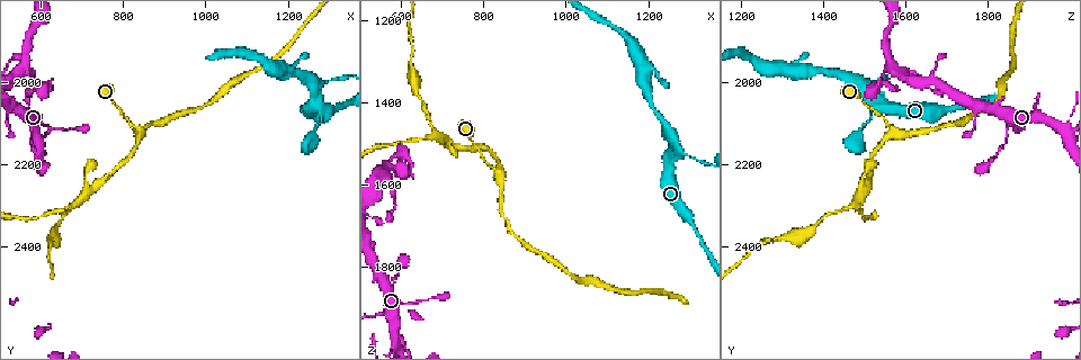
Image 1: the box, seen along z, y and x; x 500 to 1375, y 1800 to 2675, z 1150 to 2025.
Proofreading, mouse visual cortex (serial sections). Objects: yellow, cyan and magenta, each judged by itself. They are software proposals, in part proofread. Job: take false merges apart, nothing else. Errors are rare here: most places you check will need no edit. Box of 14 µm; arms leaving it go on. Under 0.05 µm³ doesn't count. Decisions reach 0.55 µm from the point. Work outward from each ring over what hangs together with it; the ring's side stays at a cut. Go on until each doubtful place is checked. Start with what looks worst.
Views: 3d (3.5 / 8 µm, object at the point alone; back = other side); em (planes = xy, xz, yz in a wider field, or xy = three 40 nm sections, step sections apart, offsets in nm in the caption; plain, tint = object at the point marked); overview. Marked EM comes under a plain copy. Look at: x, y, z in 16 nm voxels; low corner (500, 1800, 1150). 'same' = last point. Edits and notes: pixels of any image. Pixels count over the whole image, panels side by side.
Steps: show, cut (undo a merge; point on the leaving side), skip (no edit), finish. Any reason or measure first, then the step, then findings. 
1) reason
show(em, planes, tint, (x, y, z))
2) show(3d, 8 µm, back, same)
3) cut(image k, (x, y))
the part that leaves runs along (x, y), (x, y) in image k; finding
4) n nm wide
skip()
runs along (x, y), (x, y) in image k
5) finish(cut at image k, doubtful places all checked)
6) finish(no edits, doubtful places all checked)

looks like a crossing
show(3d, 8 µm, (560, 1955, 1565))

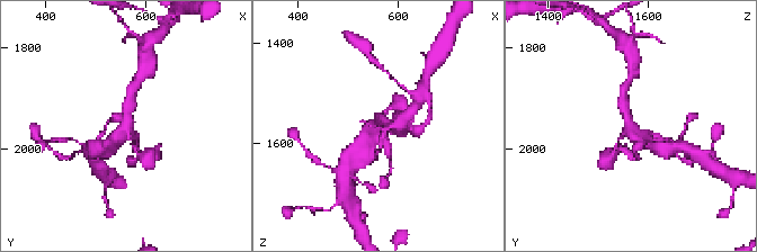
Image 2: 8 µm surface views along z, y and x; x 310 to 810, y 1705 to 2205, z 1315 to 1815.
show(em, xy, step 2, tint, (560, 1960, 1565))

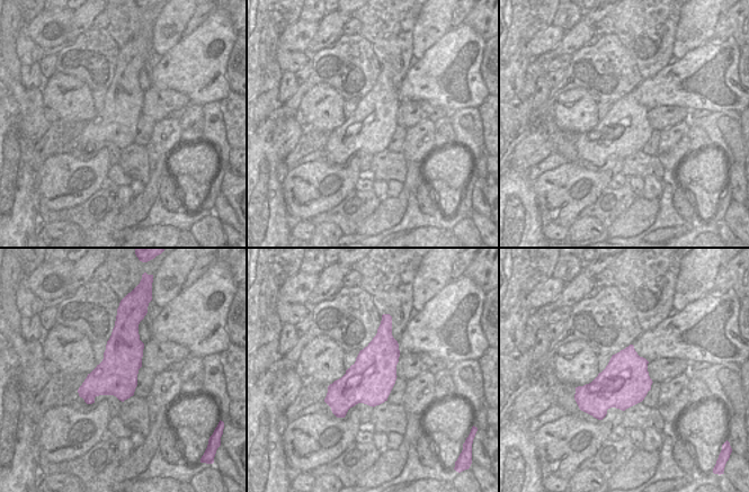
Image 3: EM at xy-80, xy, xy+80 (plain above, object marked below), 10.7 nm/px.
500 nm wide
skip()
runs along (651, 145), (630, 127), (624, 97) in image 2; all the same cell

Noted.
sudden change in width
show(3d, 3.5 µm, back, (840, 2115, 1565))

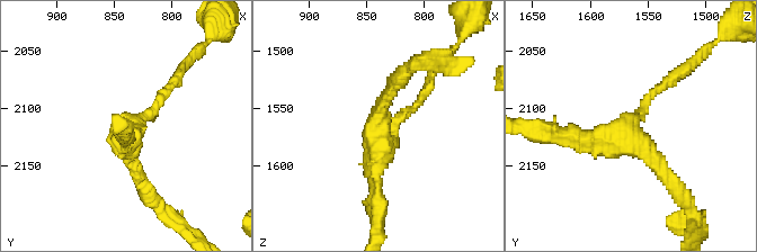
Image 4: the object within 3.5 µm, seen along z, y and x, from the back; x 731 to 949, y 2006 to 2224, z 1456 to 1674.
3 arms; arms of 100, 200, 200 nm
show(em, xy, step 3, tint, (840, 2116, 1572))

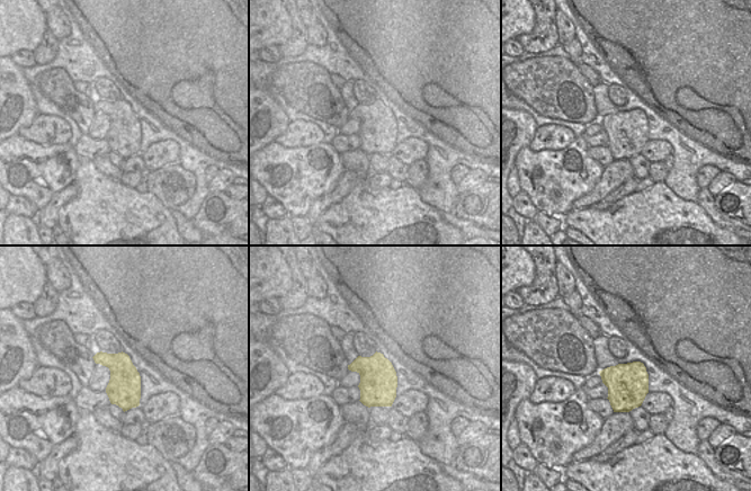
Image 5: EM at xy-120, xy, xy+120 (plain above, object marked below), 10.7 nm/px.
skip()
runs along (174, 82), (125, 127), (142, 182) in image 4; continuous, no second cell

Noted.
arms part here
show(3d, 3.5 µm, back, (685, 2295, 1480))

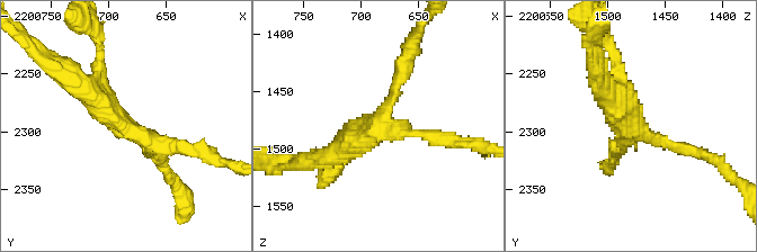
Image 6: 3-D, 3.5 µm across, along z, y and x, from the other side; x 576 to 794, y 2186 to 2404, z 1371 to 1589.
3 arms; arms of 150, 200, 350 nm
show(em, xy, step 3, tint, (680, 2300, 1474))

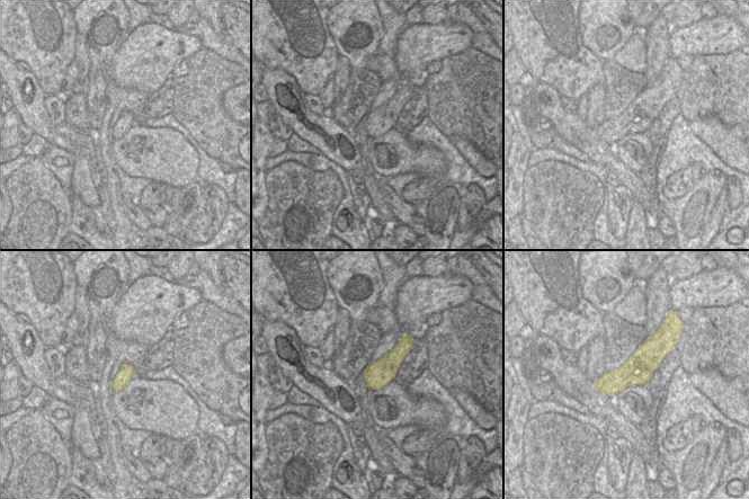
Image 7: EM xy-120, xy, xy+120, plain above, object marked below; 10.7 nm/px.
skip()
runs along (330, 155), (382, 122), (407, 57) in image 6; one cell here

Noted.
four-way junction
show(3d, 3.5 µm, back, (1280, 2060, 1520))

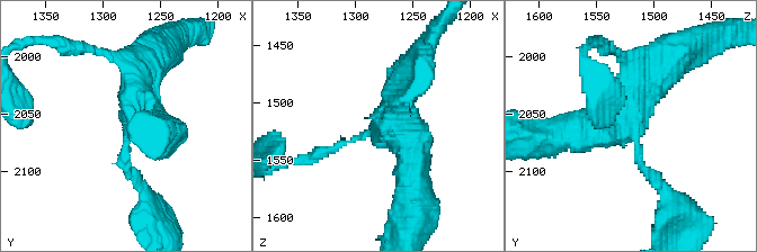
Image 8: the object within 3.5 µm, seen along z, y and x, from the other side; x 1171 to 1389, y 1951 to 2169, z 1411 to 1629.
4 arms; arms of 150, 300, 400, 500 nm
show(em, xy, step 5, tint, (1274, 2066, 1516))

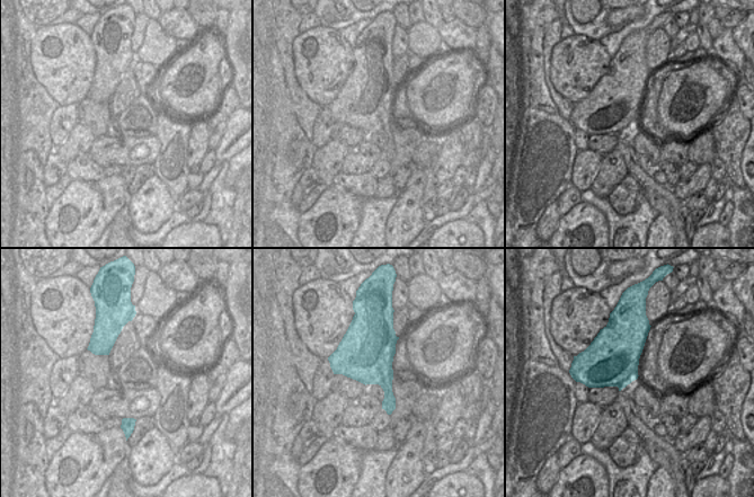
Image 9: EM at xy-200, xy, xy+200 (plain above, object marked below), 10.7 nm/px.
skip()
runs along (554, 135), (614, 128), (669, 60) in image 8; one cell here

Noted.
finish(no edits, doubtful places all checked)

